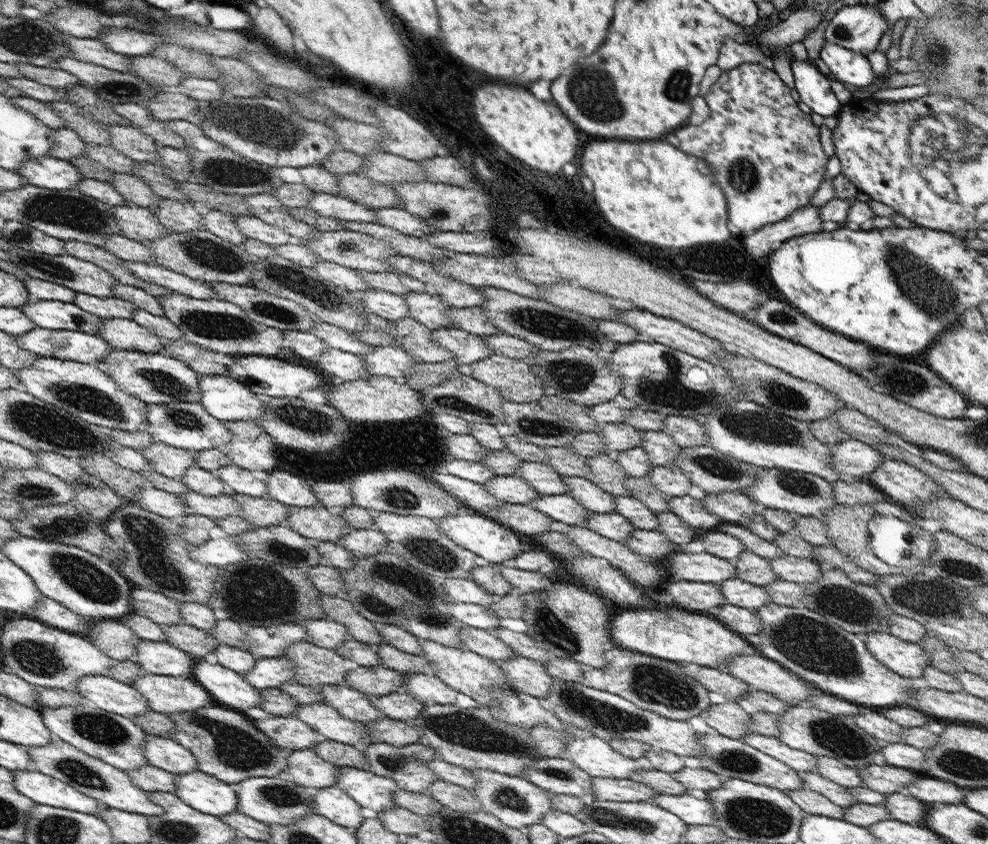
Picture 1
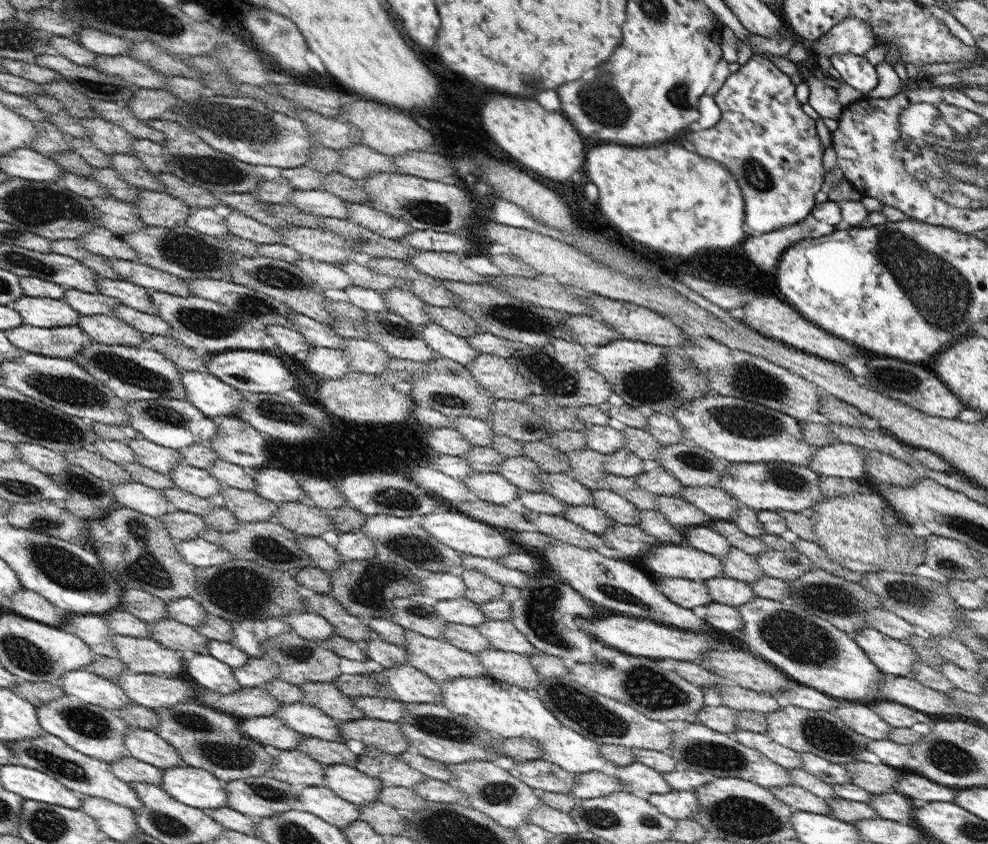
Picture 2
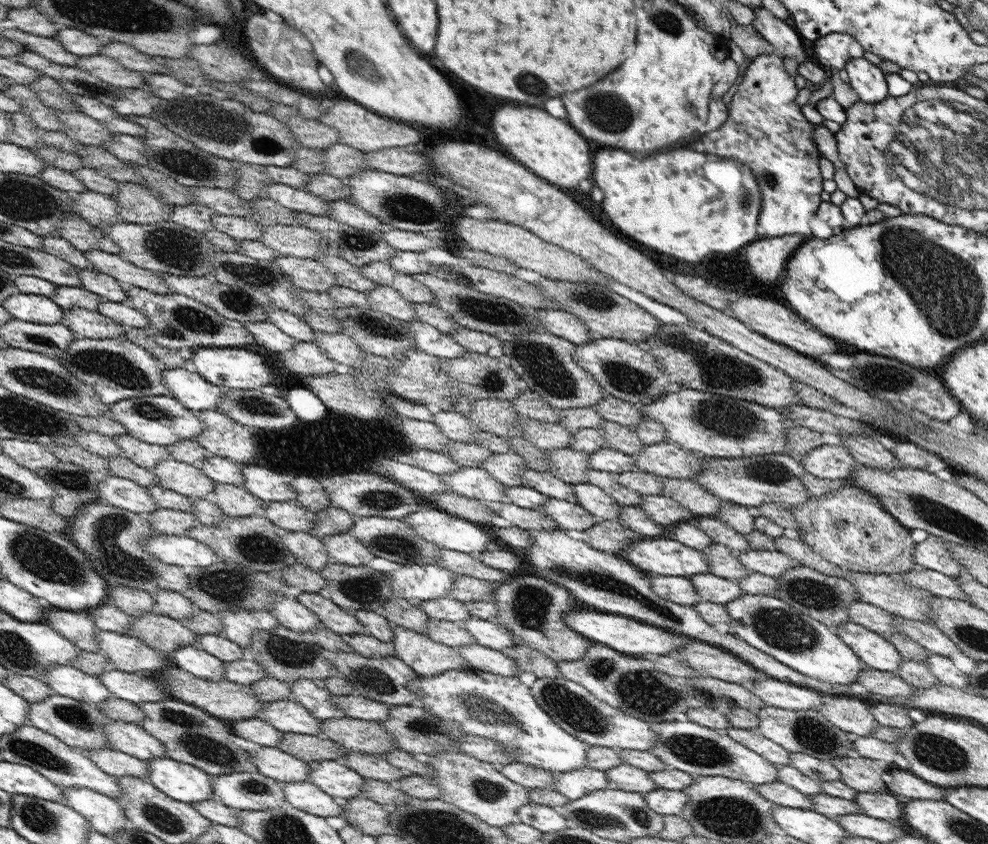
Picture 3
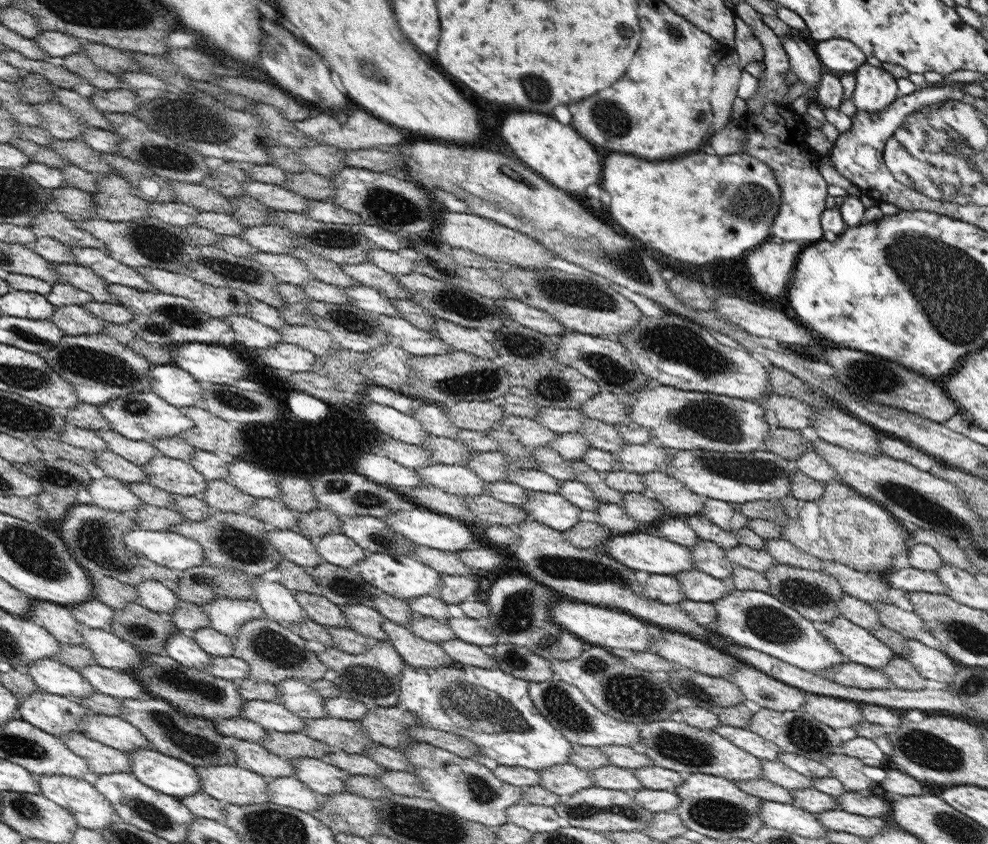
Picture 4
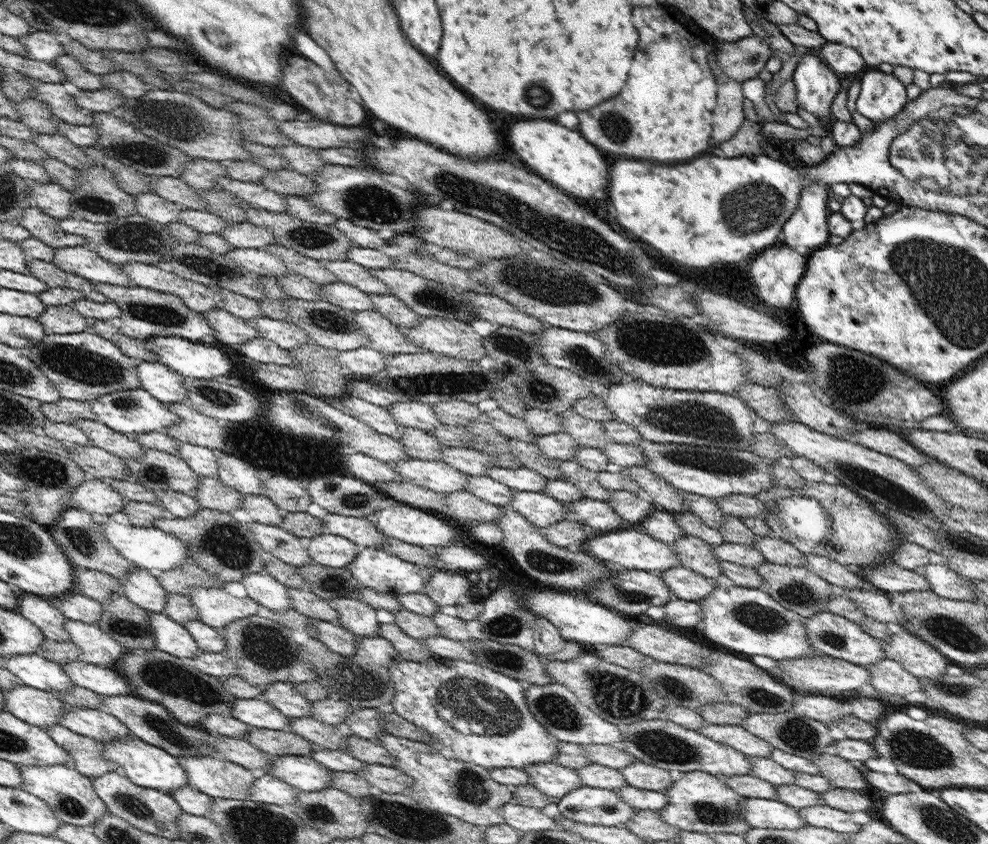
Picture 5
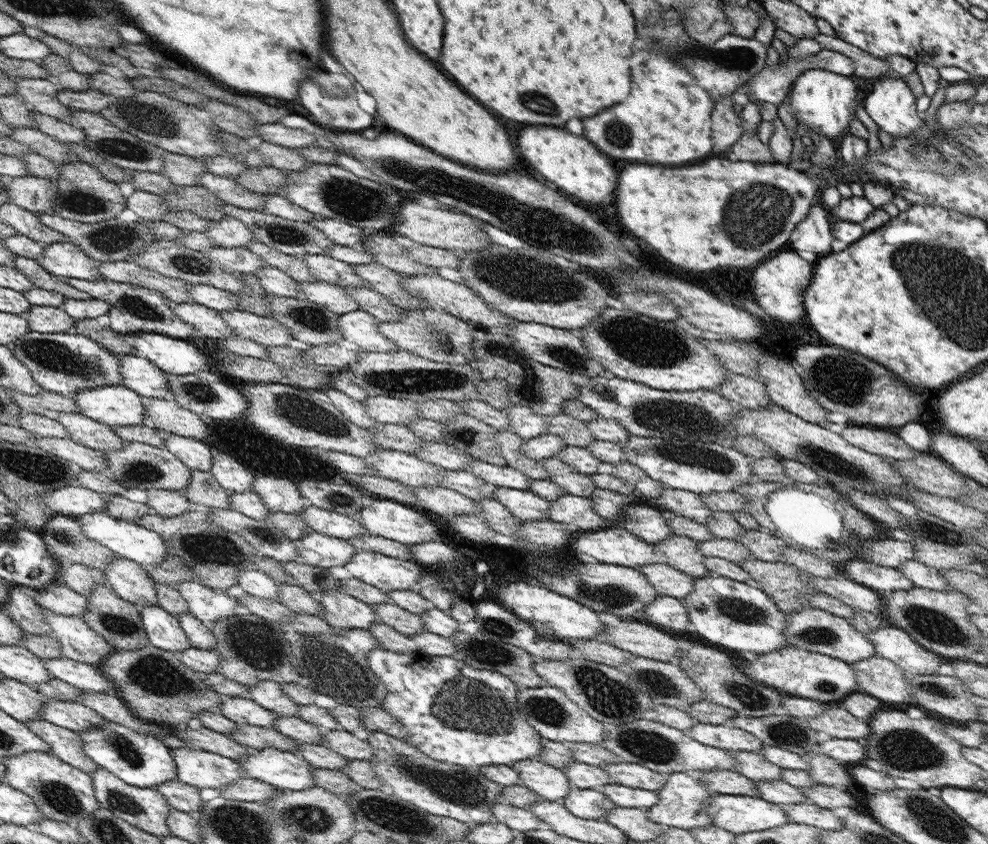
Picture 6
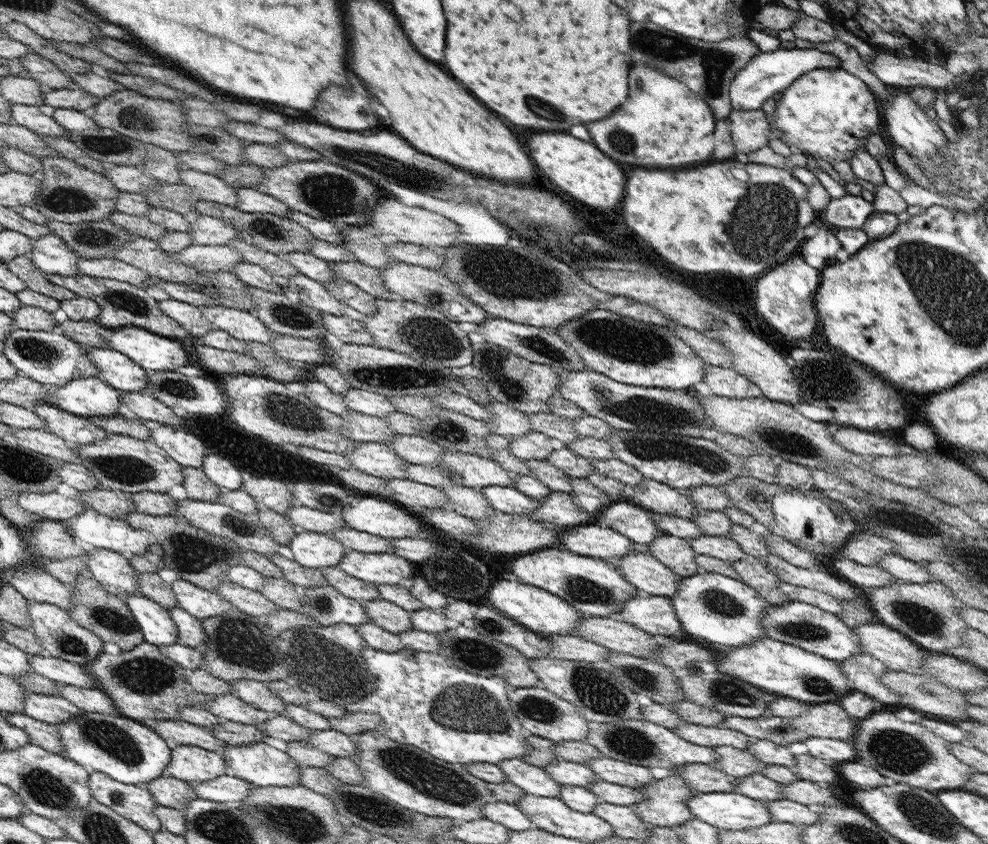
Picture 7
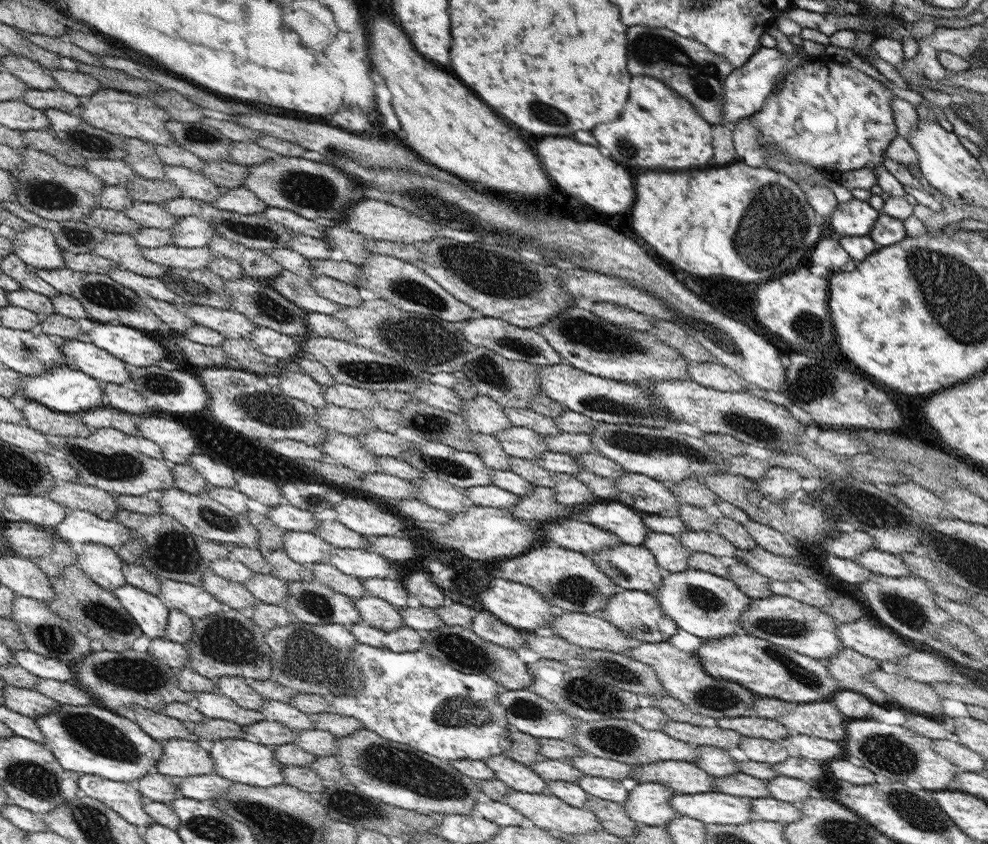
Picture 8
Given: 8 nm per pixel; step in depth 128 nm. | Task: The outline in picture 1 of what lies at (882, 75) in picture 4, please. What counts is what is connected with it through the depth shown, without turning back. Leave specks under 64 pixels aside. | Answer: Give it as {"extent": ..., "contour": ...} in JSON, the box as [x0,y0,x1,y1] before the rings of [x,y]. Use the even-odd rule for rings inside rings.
{"extent":[819,41,874,90],"contour":[[[827,41],[819,53],[819,59],[823,60],[831,71],[831,80],[850,84],[850,87],[858,90],[873,82],[874,75],[865,56],[835,44],[828,44]]]}

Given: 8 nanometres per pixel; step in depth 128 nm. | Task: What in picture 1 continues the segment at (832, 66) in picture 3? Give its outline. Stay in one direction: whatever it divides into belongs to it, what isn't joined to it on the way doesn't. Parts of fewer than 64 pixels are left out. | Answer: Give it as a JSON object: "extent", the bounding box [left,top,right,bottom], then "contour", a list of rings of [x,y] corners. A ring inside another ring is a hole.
{"extent":[823,5,891,57],"contour":[[[873,5],[841,6],[831,17],[823,32],[828,44],[867,57],[876,51],[879,39],[889,33],[891,24],[881,16],[881,12]]]}

